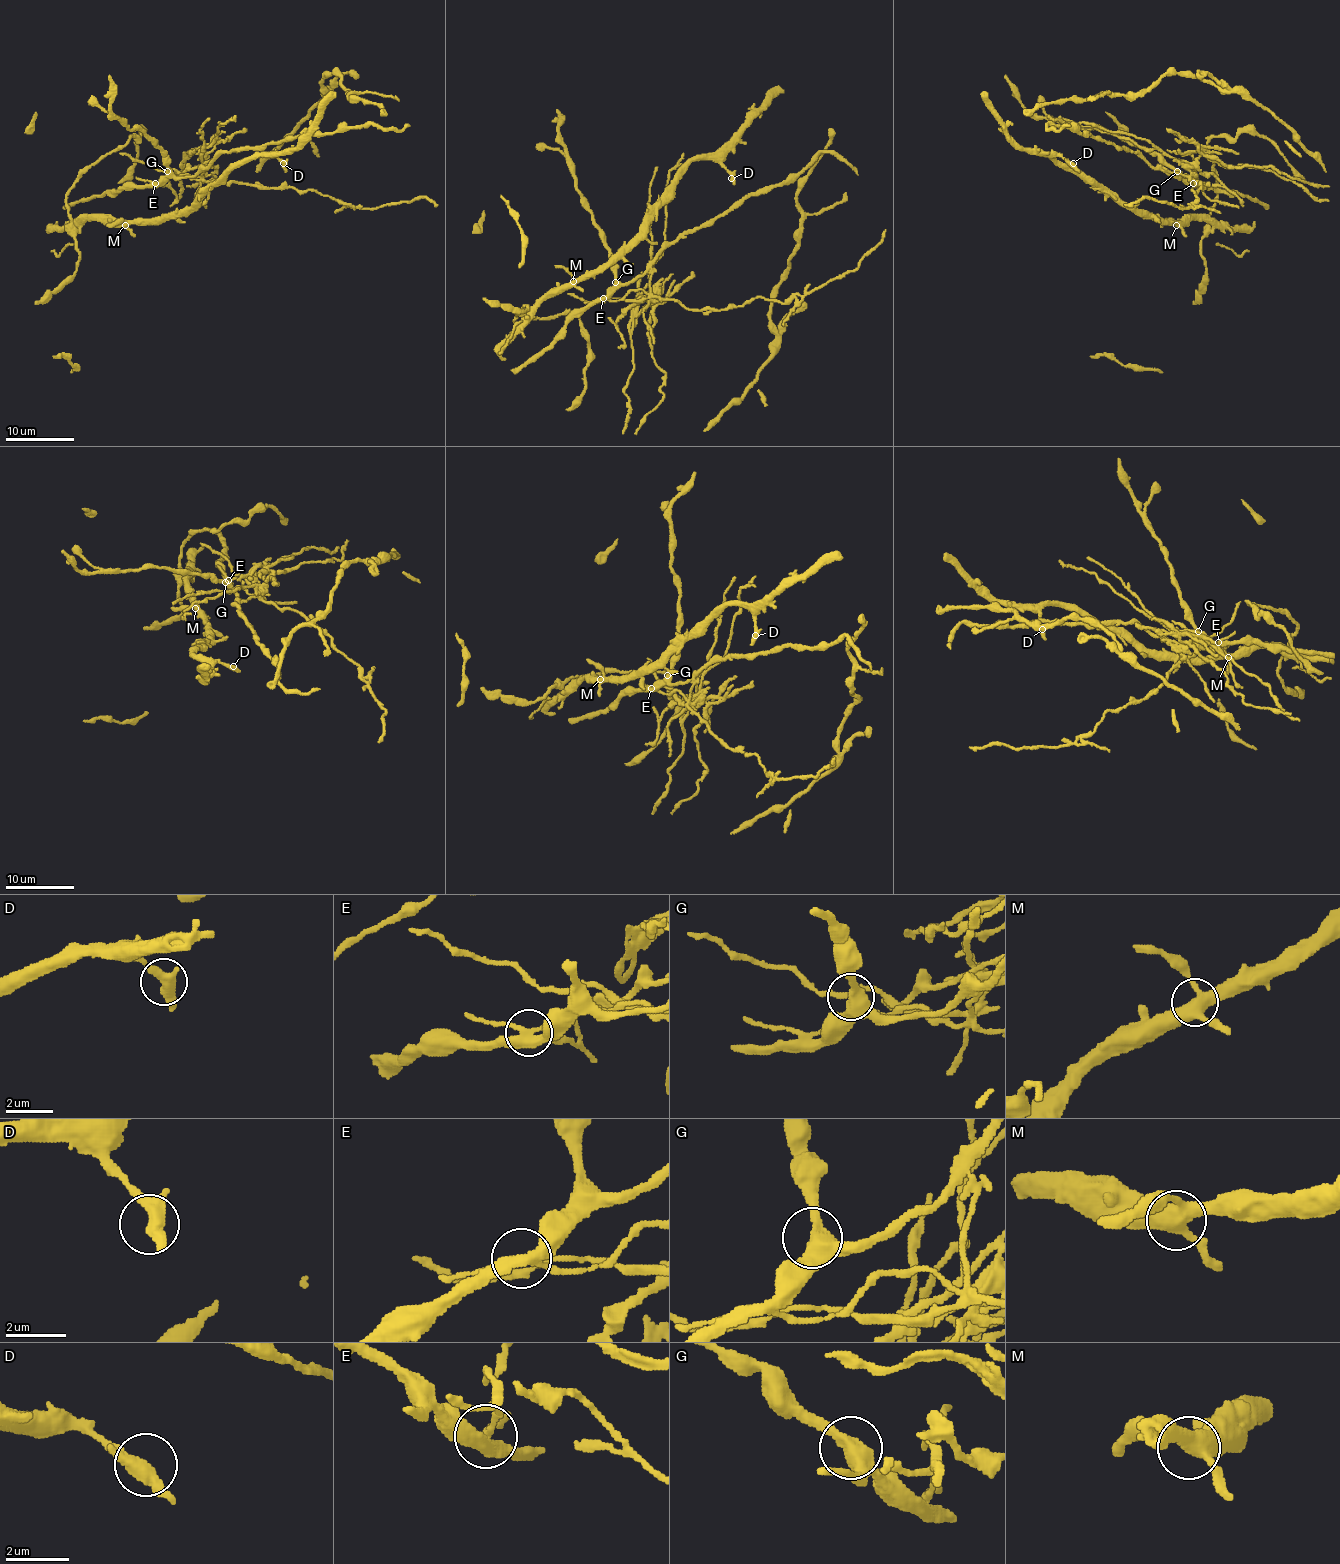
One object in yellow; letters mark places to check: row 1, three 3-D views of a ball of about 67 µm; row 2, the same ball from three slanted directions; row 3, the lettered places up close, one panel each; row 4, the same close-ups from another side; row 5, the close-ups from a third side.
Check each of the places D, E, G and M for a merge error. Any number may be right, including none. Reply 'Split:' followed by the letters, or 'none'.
Split: E

